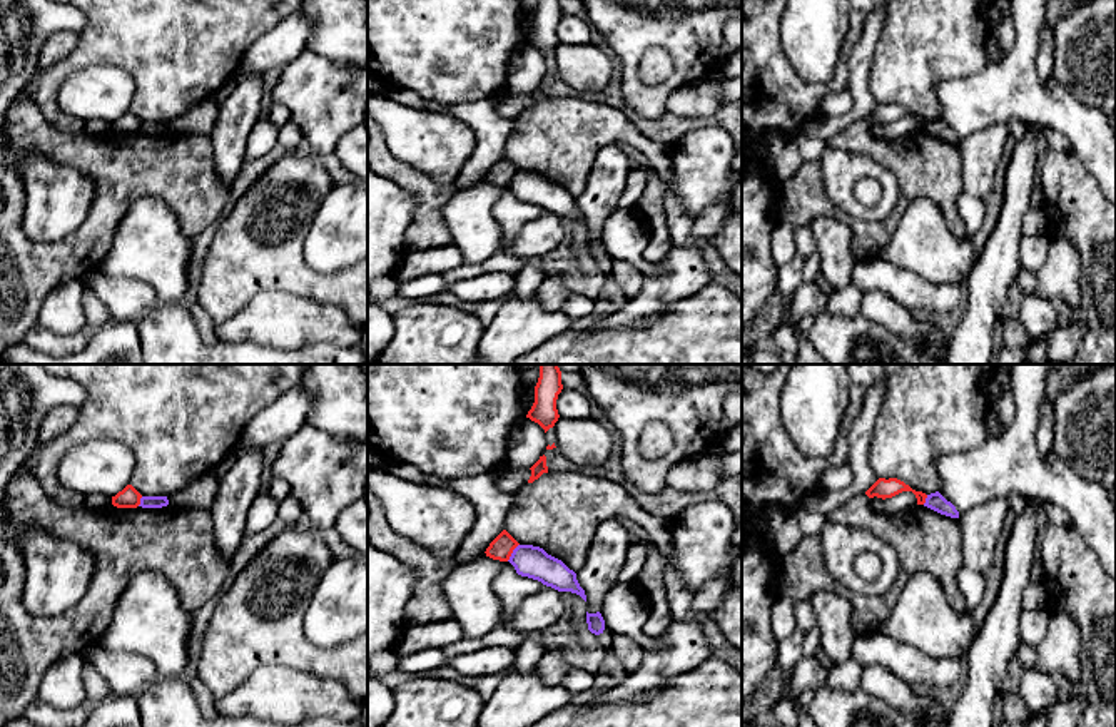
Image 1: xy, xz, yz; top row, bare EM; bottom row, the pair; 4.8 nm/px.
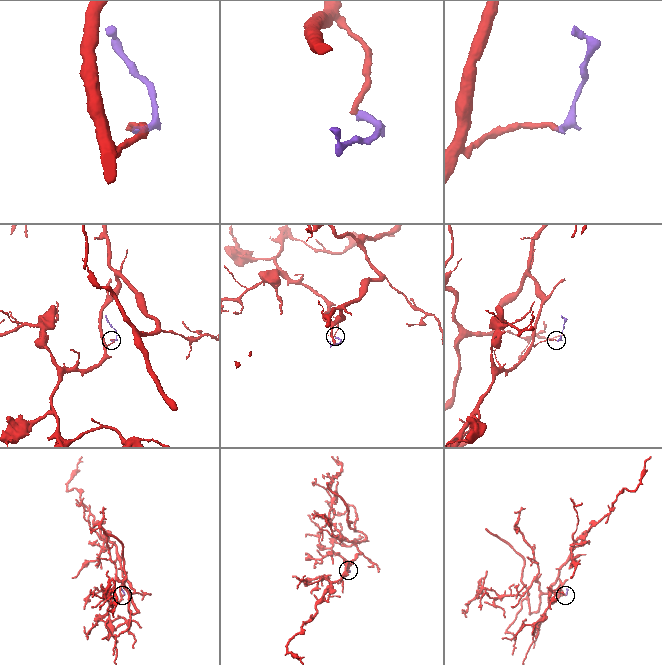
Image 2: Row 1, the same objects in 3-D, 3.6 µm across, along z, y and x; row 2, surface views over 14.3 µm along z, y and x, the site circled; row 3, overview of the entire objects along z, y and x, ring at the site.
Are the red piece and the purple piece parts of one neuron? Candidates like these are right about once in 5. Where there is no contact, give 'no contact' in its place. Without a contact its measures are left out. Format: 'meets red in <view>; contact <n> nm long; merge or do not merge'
meets red in xz; contact 110 nm long; do not merge

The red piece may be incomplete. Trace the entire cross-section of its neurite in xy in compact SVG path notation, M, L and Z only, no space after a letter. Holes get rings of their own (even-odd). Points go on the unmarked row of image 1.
M127 110L122 117L112 122L112 130L117 134L137 134L140 124L142 120L132 110Z

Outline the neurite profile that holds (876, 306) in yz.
M880 291L862 292L860 316L874 321L904 341L921 341L931 348L932 358L942 358L942 346L949 346L949 338L931 318L912 314Z

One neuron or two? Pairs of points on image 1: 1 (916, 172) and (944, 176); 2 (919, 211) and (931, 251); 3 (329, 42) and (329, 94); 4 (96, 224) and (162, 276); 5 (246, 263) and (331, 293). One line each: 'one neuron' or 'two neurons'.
1: one neuron
2: one neuron
3: two neurons
4: two neurons
5: one neuron

